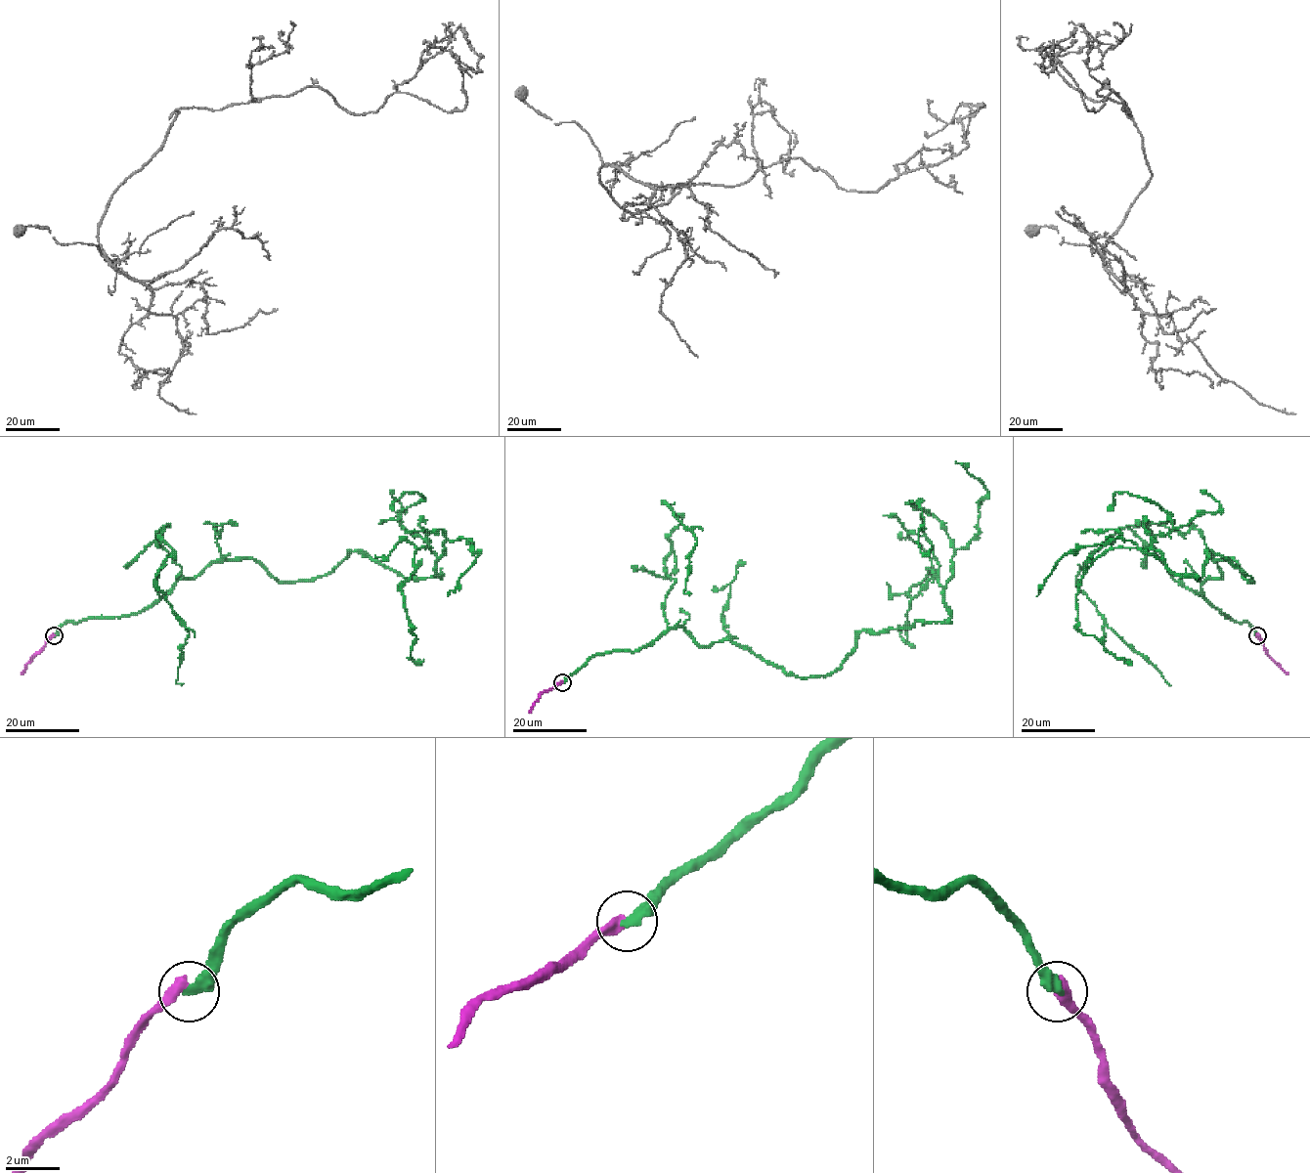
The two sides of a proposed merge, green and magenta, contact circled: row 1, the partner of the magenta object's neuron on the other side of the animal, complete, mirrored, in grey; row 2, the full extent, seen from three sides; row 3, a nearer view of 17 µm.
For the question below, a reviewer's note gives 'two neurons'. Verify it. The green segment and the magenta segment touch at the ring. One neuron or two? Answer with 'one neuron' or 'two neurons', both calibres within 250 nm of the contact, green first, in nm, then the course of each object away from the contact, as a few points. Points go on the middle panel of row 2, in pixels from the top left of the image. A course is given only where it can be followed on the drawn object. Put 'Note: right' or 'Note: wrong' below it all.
two neurons; 400 nm thick on the green side, 480 nm on the other; green runs (562, 682), (681, 626), (799, 677), (832, 673), (862, 631), (949, 616), (912, 500), (920, 550), (932, 547); magenta runs (562, 682), (545, 690), (530, 713)
Note: right

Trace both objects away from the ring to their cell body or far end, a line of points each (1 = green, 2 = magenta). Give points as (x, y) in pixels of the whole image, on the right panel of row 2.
1: (1257, 635), (1204, 597), (1234, 559), (1253, 582), (1114, 547), (1077, 627), (1122, 660)
2: (1257, 635), (1266, 653), (1288, 674)

